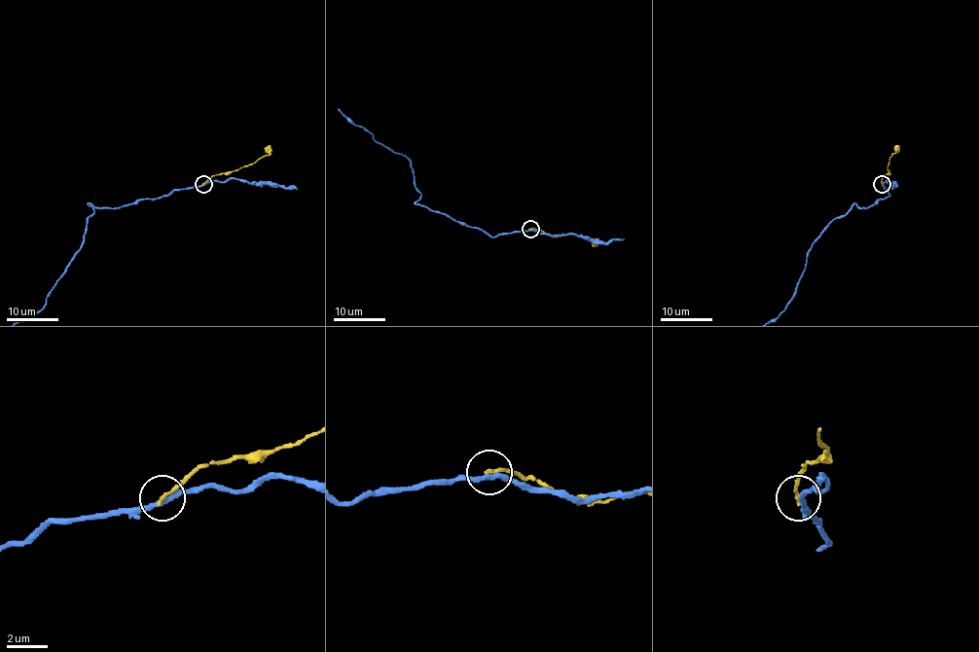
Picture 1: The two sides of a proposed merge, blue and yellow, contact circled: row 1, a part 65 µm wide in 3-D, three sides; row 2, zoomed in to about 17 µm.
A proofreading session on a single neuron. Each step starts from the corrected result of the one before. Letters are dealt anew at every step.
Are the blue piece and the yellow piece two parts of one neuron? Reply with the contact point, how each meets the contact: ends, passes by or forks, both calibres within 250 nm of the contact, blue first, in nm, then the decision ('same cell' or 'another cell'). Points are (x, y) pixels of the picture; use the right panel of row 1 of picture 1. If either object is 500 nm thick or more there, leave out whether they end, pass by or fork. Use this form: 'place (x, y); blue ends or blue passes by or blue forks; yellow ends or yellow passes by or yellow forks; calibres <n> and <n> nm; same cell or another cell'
place (882, 184); blue passes by; yellow ends; calibres 240 and 170 nm; another cell

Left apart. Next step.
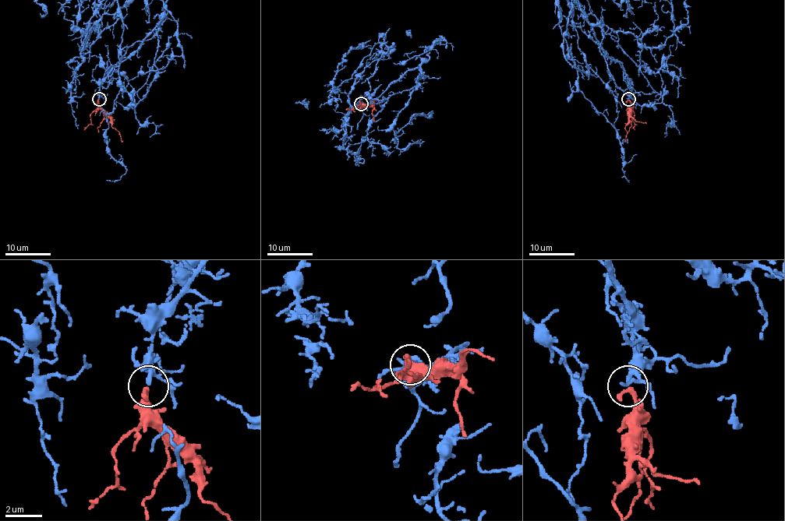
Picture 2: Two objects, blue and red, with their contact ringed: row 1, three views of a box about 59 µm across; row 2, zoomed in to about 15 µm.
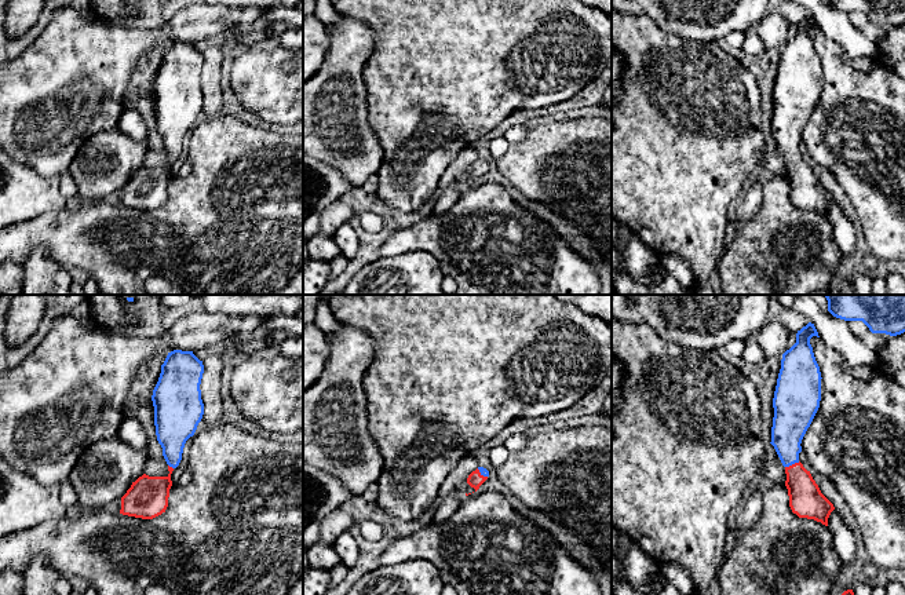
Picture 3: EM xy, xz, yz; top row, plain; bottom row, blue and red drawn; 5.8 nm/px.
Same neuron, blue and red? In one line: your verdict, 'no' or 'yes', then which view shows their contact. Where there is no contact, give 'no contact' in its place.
yes | yz

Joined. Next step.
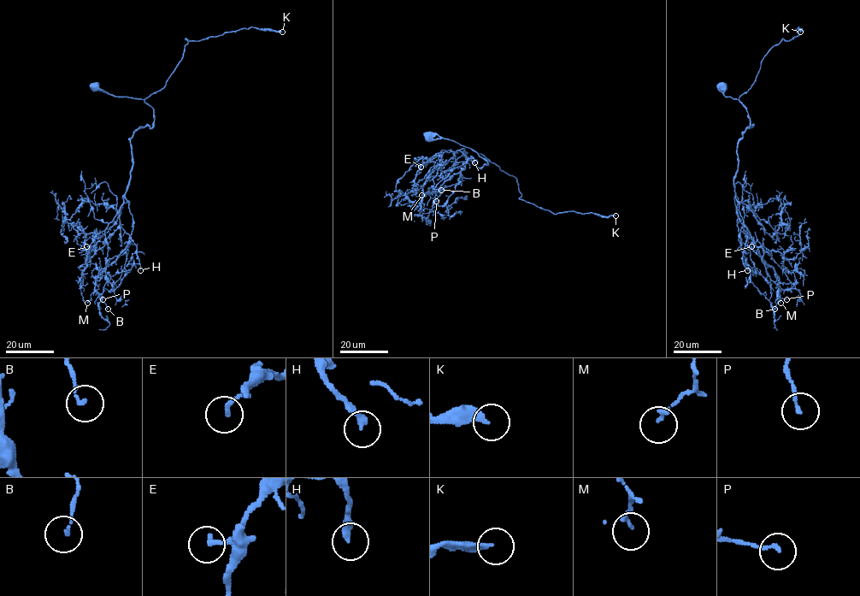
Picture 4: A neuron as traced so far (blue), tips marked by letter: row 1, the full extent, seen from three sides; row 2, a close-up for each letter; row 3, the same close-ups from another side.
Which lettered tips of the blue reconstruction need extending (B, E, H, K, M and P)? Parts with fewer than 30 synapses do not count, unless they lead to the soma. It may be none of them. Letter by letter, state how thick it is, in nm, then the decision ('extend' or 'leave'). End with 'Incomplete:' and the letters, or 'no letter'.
B: calibre 120 nm; leave
E: calibre 180 nm; extend
H: calibre 280 nm; extend
K: calibre 220 nm; extend
M: calibre 170 nm; leave
P: calibre 150 nm; leave
Incomplete: E, H, K

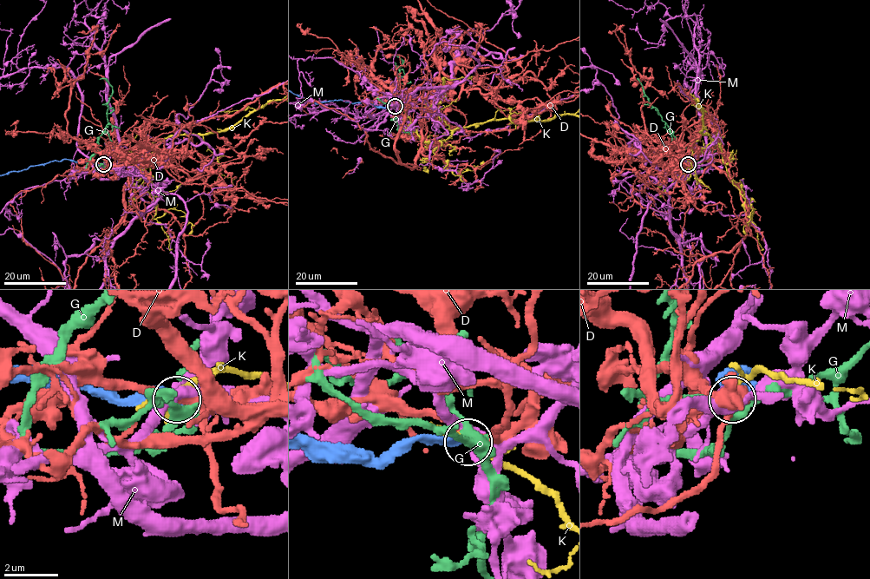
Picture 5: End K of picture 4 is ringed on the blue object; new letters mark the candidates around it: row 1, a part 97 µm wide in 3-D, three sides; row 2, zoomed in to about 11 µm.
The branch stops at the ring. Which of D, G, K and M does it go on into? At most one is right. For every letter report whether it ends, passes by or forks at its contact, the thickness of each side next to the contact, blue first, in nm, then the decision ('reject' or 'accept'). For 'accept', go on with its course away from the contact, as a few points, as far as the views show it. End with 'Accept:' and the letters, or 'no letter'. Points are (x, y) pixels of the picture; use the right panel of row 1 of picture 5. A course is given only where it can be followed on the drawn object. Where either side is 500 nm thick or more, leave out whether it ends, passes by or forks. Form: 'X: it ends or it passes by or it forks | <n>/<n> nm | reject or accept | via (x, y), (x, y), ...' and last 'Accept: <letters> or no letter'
D: it passes by | 380/280 nm | reject
G: it forks | 280/360 nm | reject
K: it ends | 480/300 nm | reject
M: it passes by | 340/360 nm | reject
Accept: no letter

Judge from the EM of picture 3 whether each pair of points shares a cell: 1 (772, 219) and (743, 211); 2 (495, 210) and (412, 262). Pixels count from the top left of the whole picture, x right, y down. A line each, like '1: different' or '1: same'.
1: different
2: different

